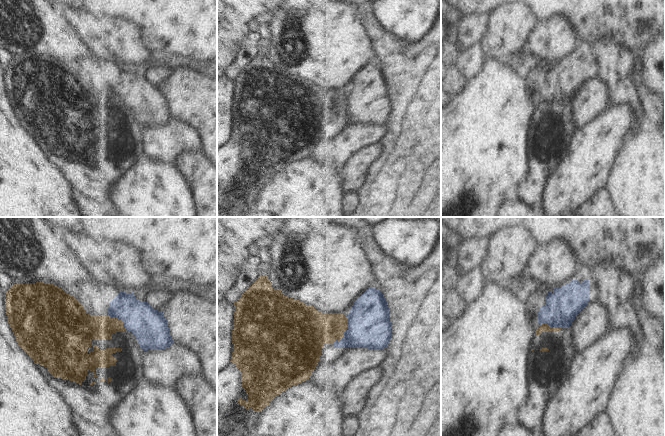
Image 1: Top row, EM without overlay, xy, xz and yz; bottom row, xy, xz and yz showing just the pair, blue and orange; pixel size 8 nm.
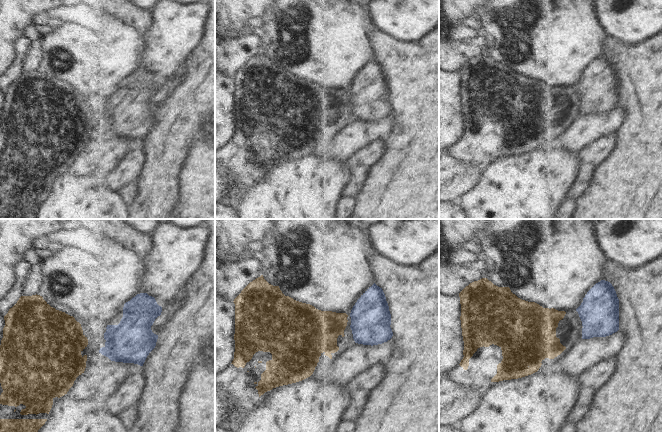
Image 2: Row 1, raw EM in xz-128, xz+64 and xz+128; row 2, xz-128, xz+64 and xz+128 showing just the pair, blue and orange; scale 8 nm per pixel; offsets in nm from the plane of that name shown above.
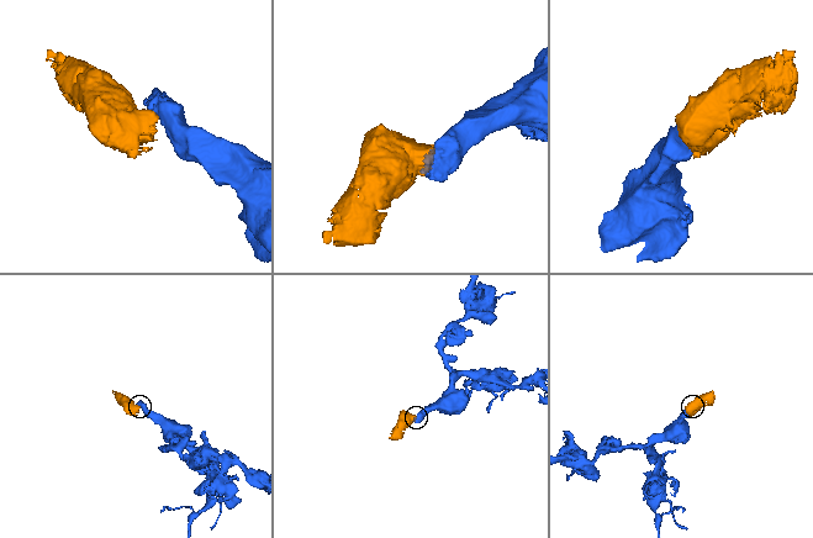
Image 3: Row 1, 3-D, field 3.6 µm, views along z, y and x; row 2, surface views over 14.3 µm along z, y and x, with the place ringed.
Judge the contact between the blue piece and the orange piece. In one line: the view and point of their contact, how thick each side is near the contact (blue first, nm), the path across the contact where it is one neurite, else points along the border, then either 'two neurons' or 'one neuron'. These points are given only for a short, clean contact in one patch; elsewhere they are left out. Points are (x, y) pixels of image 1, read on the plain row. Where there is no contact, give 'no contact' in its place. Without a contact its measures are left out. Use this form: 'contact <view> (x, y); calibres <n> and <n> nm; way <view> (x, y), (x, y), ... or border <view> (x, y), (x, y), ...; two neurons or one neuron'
contact xz (343, 108); calibres 340 and 280 nm; border xz (346, 92), (347, 99), (343, 112), (339, 116), (332, 118); two neurons

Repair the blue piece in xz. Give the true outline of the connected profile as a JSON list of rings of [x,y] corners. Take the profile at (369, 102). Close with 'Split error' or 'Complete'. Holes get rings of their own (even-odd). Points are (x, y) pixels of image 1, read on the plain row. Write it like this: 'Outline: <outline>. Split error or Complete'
Outline: [[[369,63],[352,81],[347,105],[333,124],[384,125],[391,116],[392,104],[387,77],[378,65]]]. Complete.

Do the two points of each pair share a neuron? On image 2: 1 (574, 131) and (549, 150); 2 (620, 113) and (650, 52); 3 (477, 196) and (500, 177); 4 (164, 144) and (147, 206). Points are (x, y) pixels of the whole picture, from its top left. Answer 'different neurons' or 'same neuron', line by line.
1: different neurons
2: different neurons
3: same neuron
4: same neuron

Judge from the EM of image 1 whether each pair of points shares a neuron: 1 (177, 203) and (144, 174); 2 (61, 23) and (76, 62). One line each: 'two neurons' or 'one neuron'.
1: one neuron
2: one neuron

